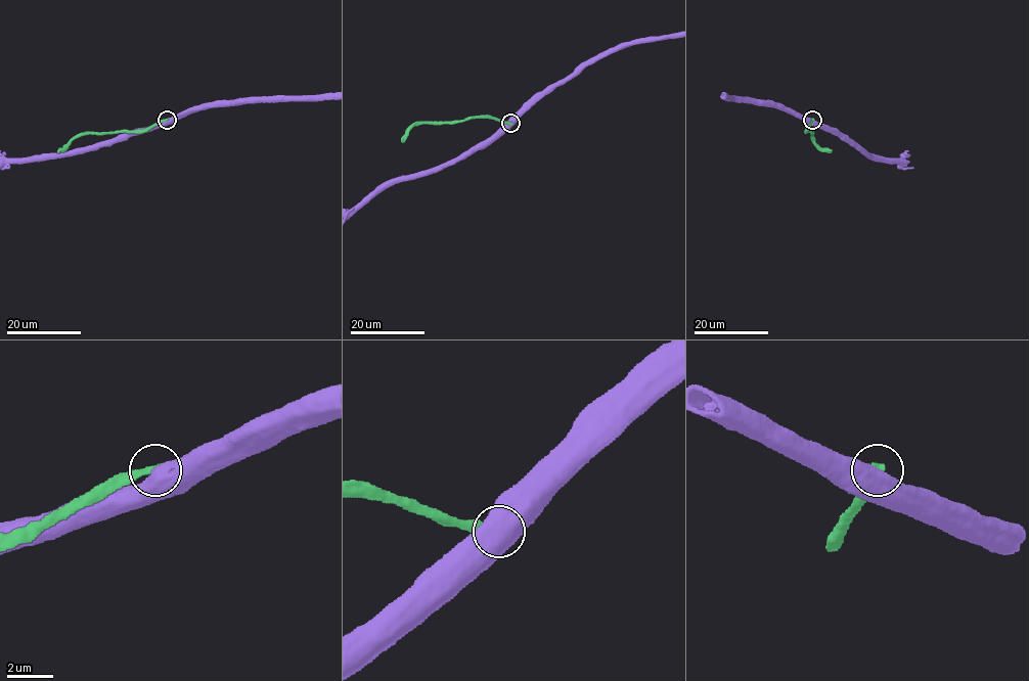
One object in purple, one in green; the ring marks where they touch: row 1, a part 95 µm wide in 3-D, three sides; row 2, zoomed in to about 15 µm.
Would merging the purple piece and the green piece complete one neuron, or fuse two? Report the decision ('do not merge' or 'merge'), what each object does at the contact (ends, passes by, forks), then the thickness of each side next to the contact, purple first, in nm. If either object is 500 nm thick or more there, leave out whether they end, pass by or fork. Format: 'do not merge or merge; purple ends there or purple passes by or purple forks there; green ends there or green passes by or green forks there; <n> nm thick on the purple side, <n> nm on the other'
do not merge; 850 nm thick on the purple side, 420 nm on the other

